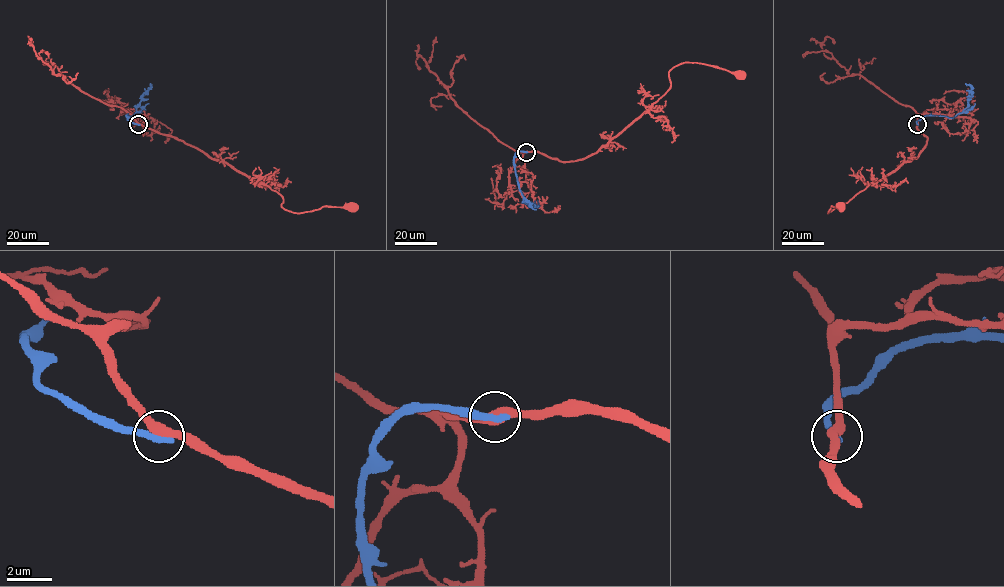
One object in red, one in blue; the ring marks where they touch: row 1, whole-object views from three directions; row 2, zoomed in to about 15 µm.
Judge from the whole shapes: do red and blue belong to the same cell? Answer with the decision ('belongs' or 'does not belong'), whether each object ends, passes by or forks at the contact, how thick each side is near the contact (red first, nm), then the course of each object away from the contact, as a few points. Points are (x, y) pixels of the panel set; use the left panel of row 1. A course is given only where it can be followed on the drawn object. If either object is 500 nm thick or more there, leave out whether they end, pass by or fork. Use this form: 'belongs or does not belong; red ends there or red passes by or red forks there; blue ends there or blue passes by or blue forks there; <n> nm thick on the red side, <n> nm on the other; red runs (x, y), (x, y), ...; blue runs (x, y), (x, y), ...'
does not belong; red passes by; blue ends there; 400 nm thick on the red side, 360 nm on the other; red runs (138, 124), (183, 140), (261, 181), (283, 198), (281, 206), (293, 212), (323, 206), (353, 206); blue runs (138, 124), (126, 116), (131, 117), (136, 112), (150, 83)

